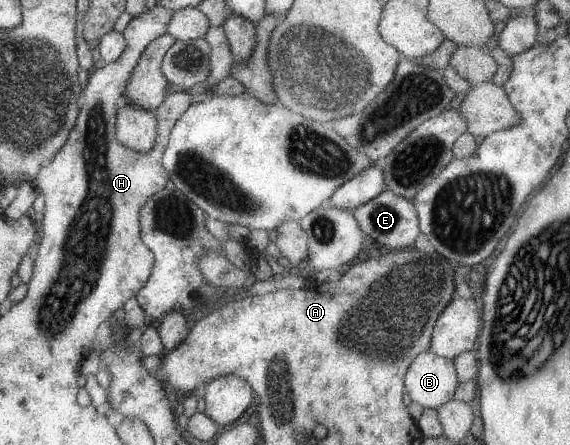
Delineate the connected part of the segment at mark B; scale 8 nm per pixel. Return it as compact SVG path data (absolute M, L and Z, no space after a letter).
M429 350L420 352L404 374L404 392L407 392L409 398L423 409L436 410L438 406L453 398L457 383L458 378L452 359L437 356Z

